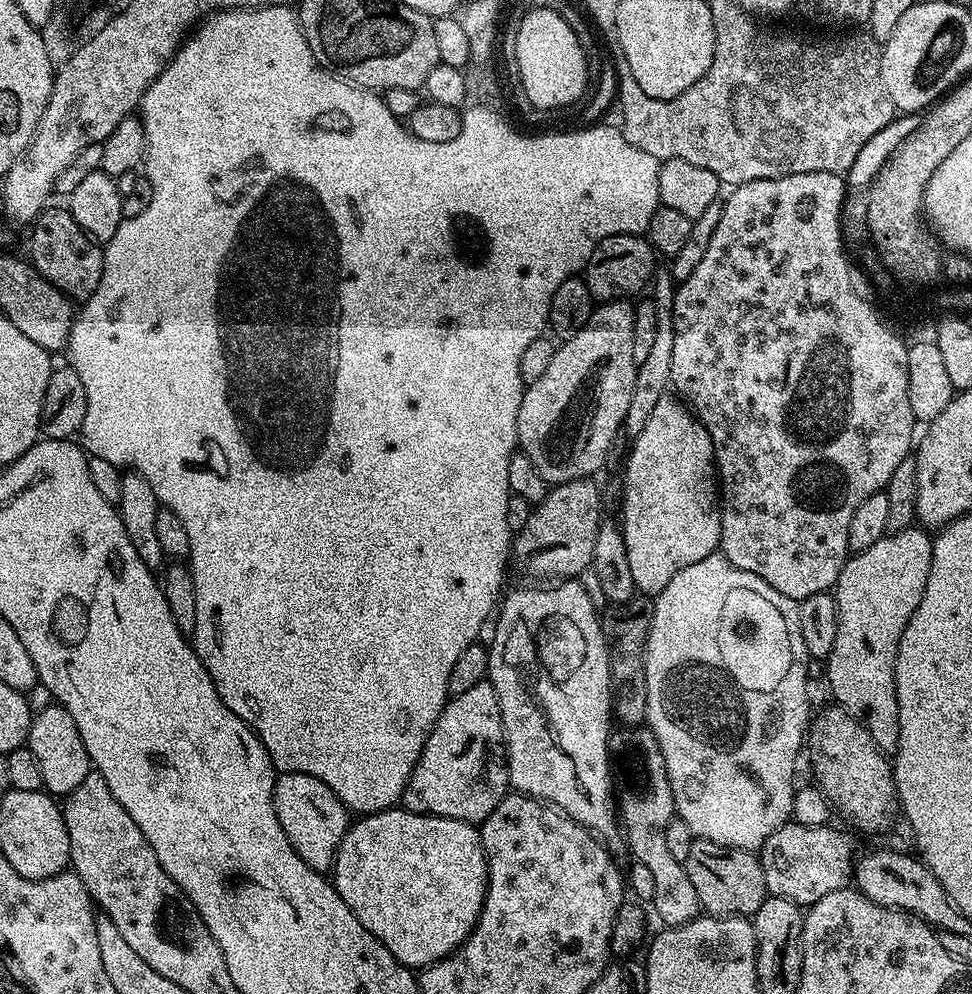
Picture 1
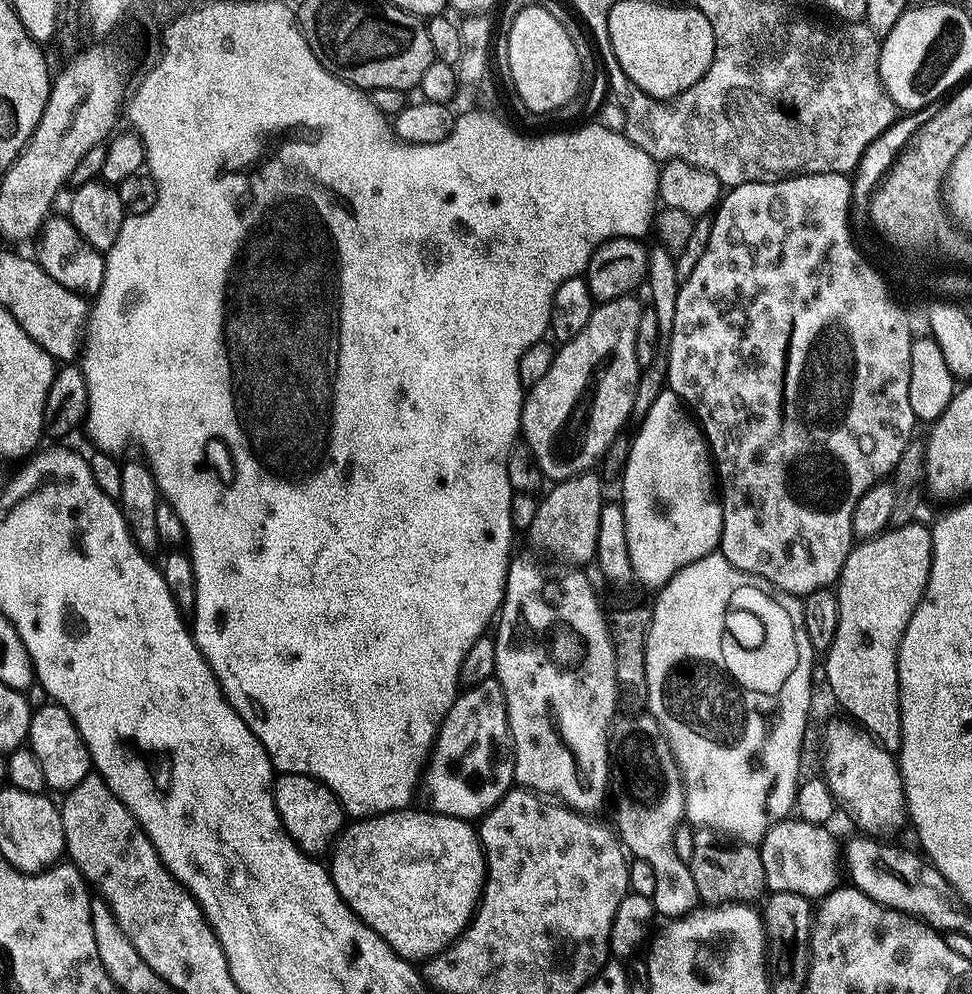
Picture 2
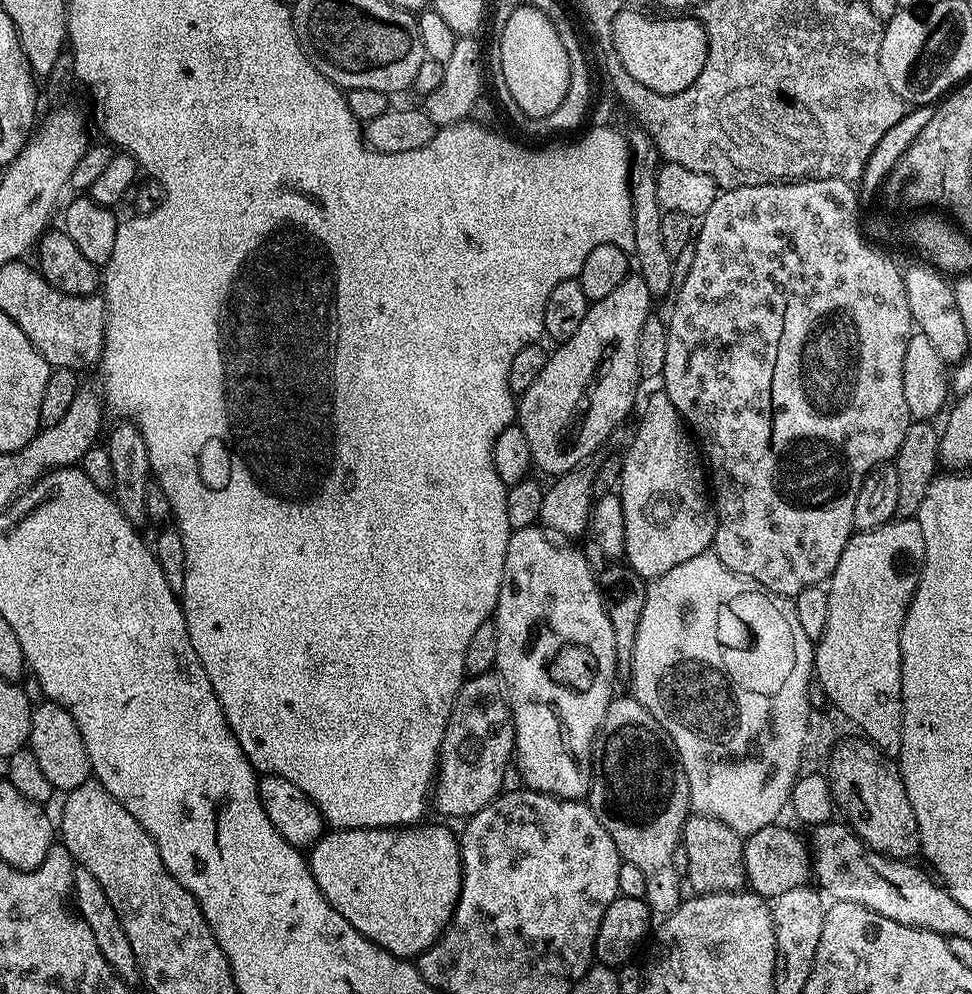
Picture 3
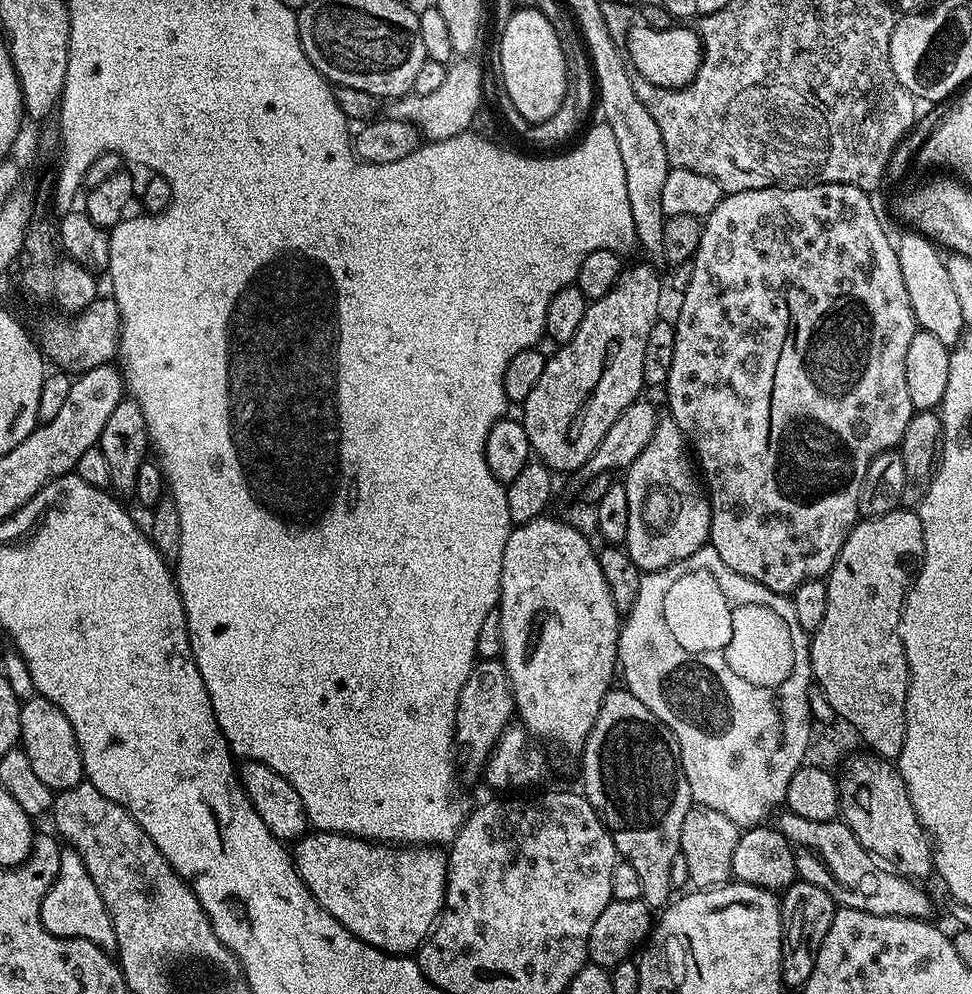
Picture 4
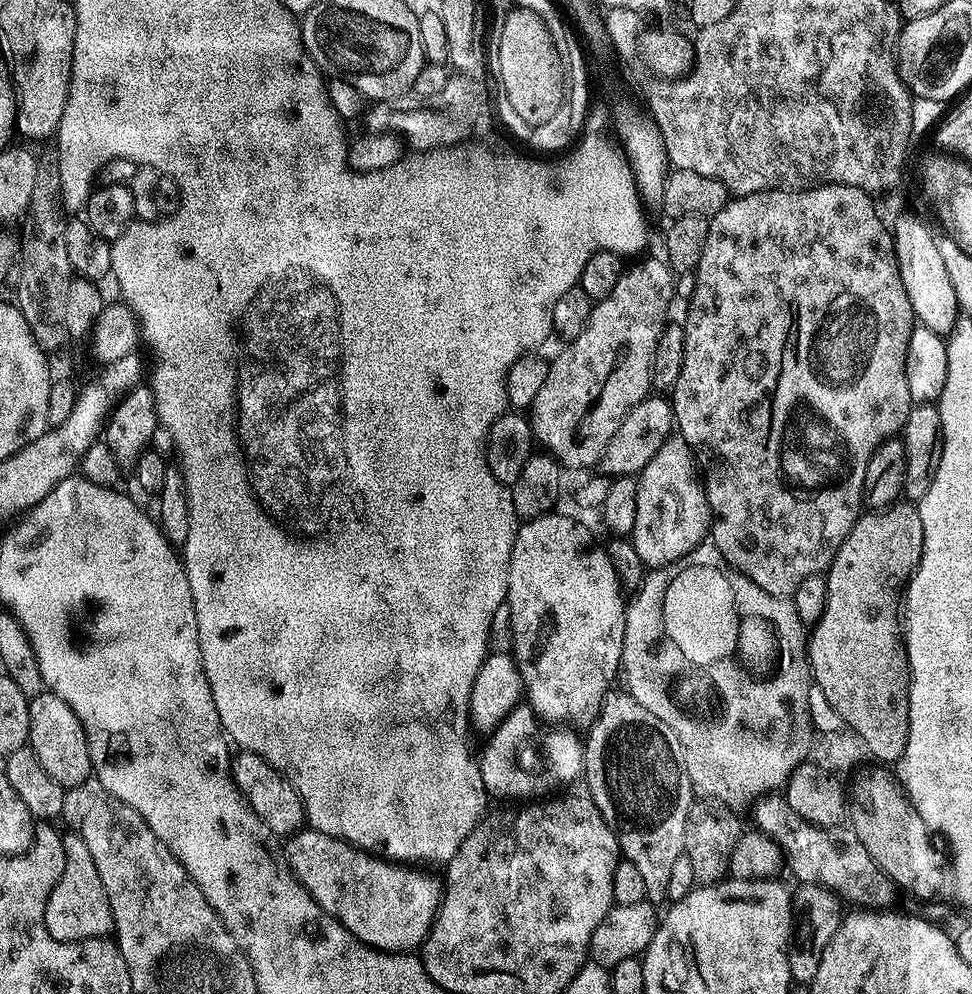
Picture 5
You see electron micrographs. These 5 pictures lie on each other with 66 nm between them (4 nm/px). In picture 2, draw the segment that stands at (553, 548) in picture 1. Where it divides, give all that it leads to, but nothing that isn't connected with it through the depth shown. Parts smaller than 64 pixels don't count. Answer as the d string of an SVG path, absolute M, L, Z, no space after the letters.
M593 471L582 472L568 479L557 481L552 490L539 499L534 522L528 529L533 540L546 548L566 550L567 556L584 564L595 557L598 538L598 519L604 503L600 478Z

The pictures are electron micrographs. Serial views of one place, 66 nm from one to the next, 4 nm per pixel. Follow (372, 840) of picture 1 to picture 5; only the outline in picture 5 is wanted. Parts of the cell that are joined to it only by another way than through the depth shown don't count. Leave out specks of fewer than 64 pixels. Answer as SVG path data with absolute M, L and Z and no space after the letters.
M304 826L293 832L283 841L286 867L295 876L296 881L312 895L312 901L326 914L330 914L339 924L346 926L354 938L361 940L380 952L402 952L412 954L423 945L424 939L432 931L432 919L440 906L442 886L439 881L423 880L420 876L411 876L403 872L403 867L375 858L352 845L338 840L330 834L316 832Z

